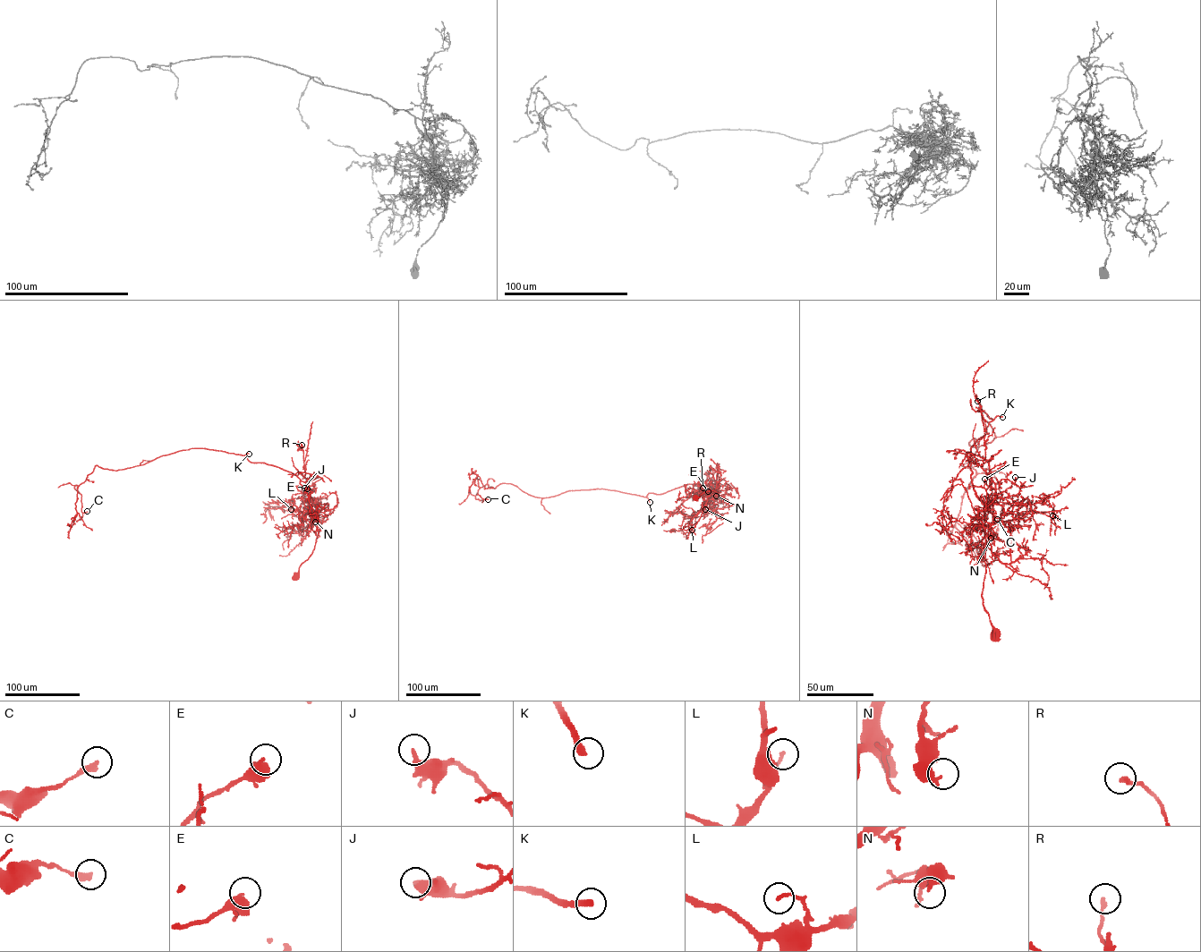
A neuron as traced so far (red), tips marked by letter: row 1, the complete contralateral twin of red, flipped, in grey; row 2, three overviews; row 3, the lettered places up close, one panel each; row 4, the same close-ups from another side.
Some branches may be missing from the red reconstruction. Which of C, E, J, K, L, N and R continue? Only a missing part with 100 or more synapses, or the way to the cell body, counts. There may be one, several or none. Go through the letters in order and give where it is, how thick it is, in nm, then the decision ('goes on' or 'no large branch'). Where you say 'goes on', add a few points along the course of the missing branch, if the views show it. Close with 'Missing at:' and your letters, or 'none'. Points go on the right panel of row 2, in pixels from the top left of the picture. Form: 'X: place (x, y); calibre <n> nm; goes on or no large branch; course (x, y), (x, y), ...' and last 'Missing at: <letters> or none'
C: place (997, 519); calibre 320 nm; no large branch
E: place (984, 479); calibre 280 nm; no large branch
J: place (1015, 477); calibre 280 nm; no large branch
K: place (1002, 417); calibre 320 nm; goes on; course (1002, 417), (1010, 416), (1034, 431), (1041, 440), (1043, 462), (1051, 479), (1050, 487)
L: place (1052, 515); calibre 130 nm; no large branch
N: place (991, 538); calibre 320 nm; no large branch
R: place (977, 401); calibre 200 nm; no large branch
Missing at: K

